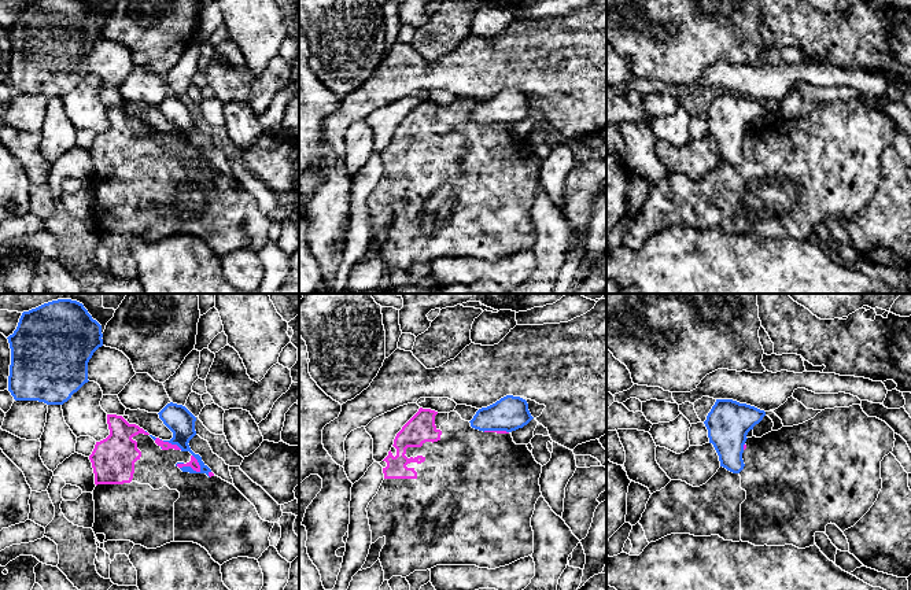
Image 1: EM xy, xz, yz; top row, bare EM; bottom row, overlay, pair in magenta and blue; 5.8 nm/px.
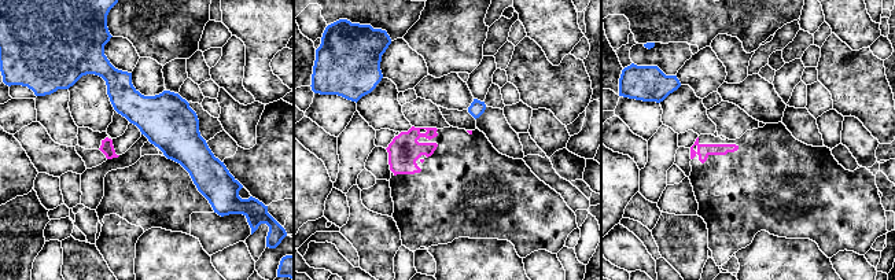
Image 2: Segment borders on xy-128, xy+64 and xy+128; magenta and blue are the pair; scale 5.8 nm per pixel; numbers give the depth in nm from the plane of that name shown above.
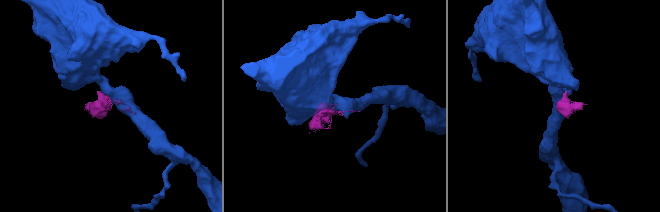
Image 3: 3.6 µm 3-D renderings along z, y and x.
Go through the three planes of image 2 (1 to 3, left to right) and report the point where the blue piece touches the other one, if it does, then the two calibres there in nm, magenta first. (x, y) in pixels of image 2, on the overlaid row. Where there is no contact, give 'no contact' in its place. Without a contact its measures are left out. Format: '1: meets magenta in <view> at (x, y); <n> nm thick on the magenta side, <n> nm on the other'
1: no contact
2: no contact
3: no contact

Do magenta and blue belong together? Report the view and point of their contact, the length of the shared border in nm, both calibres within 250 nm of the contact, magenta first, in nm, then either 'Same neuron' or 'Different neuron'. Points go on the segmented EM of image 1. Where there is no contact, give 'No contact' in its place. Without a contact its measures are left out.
Touches magenta at xy (188, 465). Shared border 160 nm. Thickness 60 nm (magenta) against 150 nm. Different neuron

